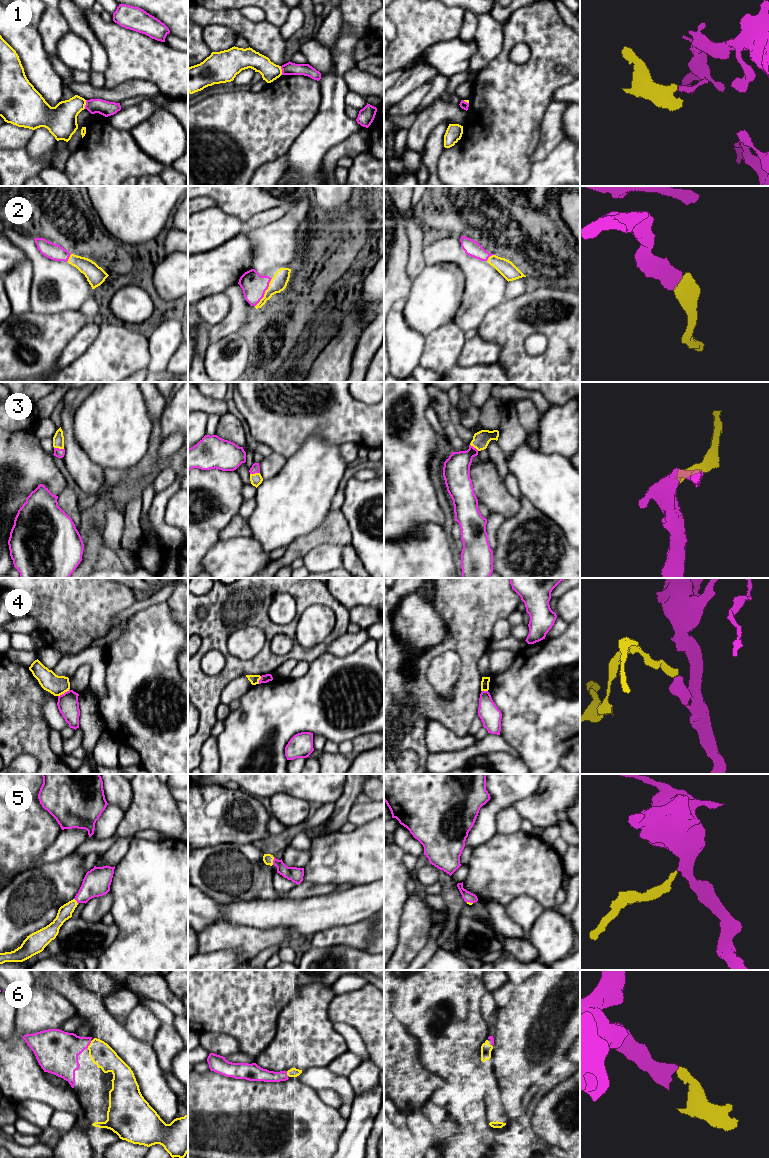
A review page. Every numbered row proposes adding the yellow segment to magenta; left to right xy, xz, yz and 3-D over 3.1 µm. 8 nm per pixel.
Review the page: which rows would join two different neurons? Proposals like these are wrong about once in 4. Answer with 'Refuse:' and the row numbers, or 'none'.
Refuse: 1, 4

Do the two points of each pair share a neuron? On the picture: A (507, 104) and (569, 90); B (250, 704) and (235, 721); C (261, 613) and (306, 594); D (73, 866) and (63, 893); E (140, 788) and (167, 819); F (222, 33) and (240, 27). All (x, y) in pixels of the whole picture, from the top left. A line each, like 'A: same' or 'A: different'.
A: different
B: same
C: same
D: same
E: same
F: different

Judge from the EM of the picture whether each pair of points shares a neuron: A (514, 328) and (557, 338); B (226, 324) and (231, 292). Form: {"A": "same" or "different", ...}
{"A": "same", "B": "same"}

